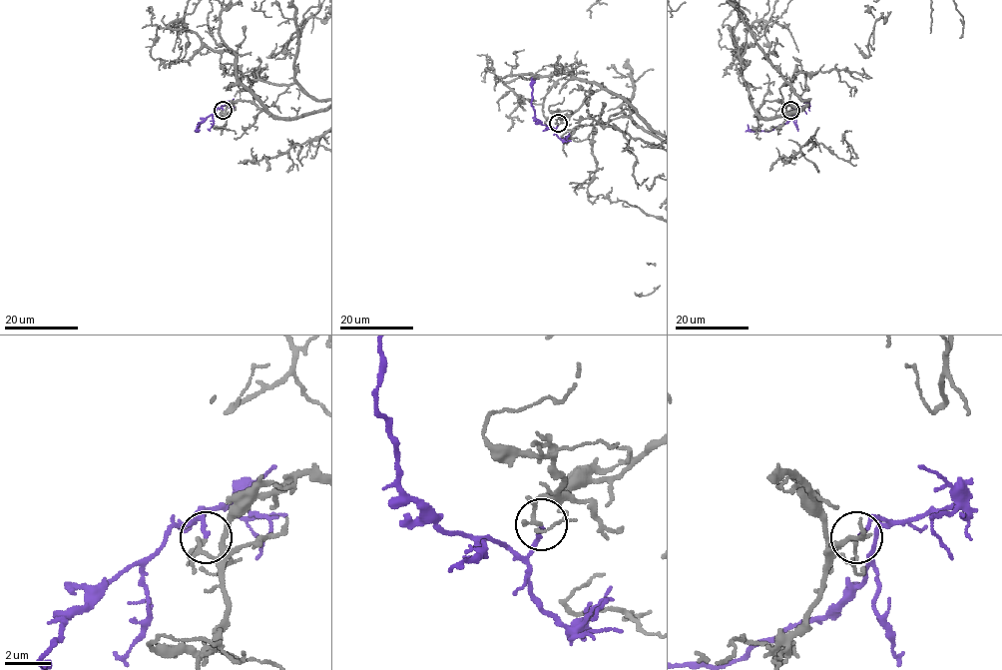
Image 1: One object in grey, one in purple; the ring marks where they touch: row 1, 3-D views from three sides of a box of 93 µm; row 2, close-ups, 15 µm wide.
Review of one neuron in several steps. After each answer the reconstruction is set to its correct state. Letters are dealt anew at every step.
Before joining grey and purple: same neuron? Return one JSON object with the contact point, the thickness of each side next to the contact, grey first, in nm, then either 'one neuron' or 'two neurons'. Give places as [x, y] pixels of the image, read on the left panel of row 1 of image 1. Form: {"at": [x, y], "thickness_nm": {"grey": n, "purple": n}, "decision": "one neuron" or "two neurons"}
{"at": [223, 110], "thickness_nm": {"grey": 150, "purple": 180}, "decision": "one neuron"}

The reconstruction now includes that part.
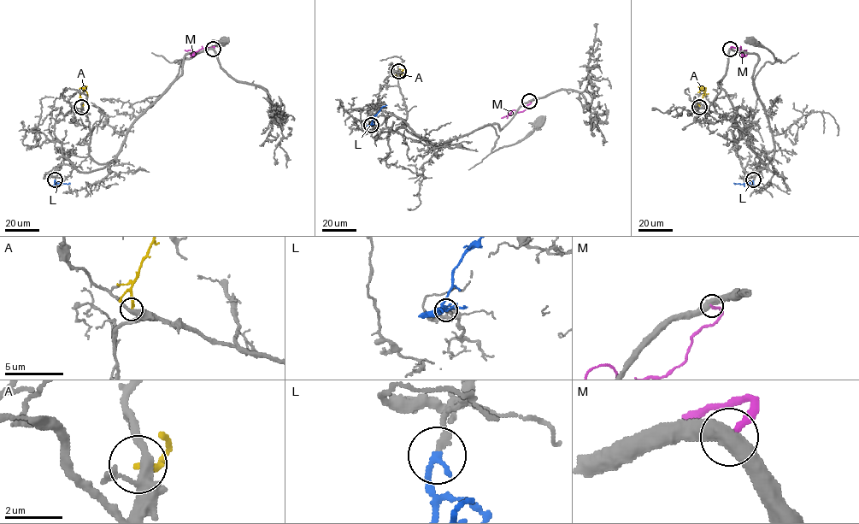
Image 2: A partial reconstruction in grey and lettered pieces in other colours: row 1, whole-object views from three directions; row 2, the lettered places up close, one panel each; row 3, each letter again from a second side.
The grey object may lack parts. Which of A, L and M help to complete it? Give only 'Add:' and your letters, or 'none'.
Add: L

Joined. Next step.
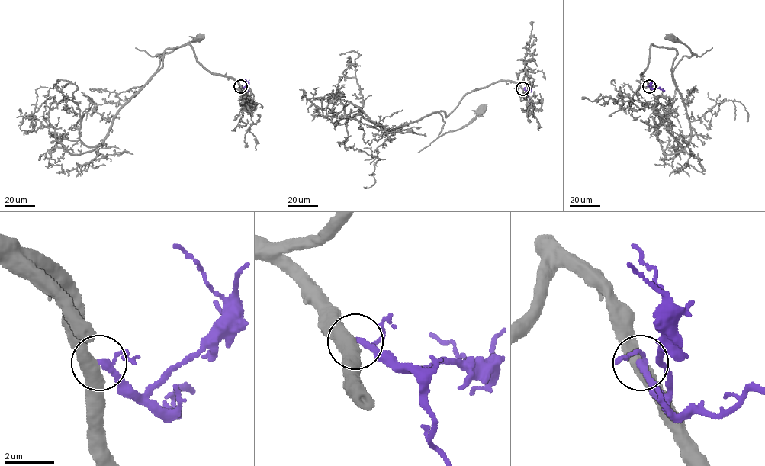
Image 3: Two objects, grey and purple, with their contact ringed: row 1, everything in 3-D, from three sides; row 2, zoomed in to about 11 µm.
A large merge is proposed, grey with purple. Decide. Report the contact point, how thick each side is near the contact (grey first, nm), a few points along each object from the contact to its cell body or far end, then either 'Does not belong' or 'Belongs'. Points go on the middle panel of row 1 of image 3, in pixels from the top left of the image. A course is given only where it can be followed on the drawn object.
Place: (522, 88). Thickness 500 nm (grey) against 190 nm. Course of grey: (522, 88), (498, 81), (468, 91), (447, 117), (438, 112), (445, 123), (438, 135), (467, 125), (482, 109). Course of purple: (522, 88), (527, 91), (529, 102), (532, 101). Does not belong

